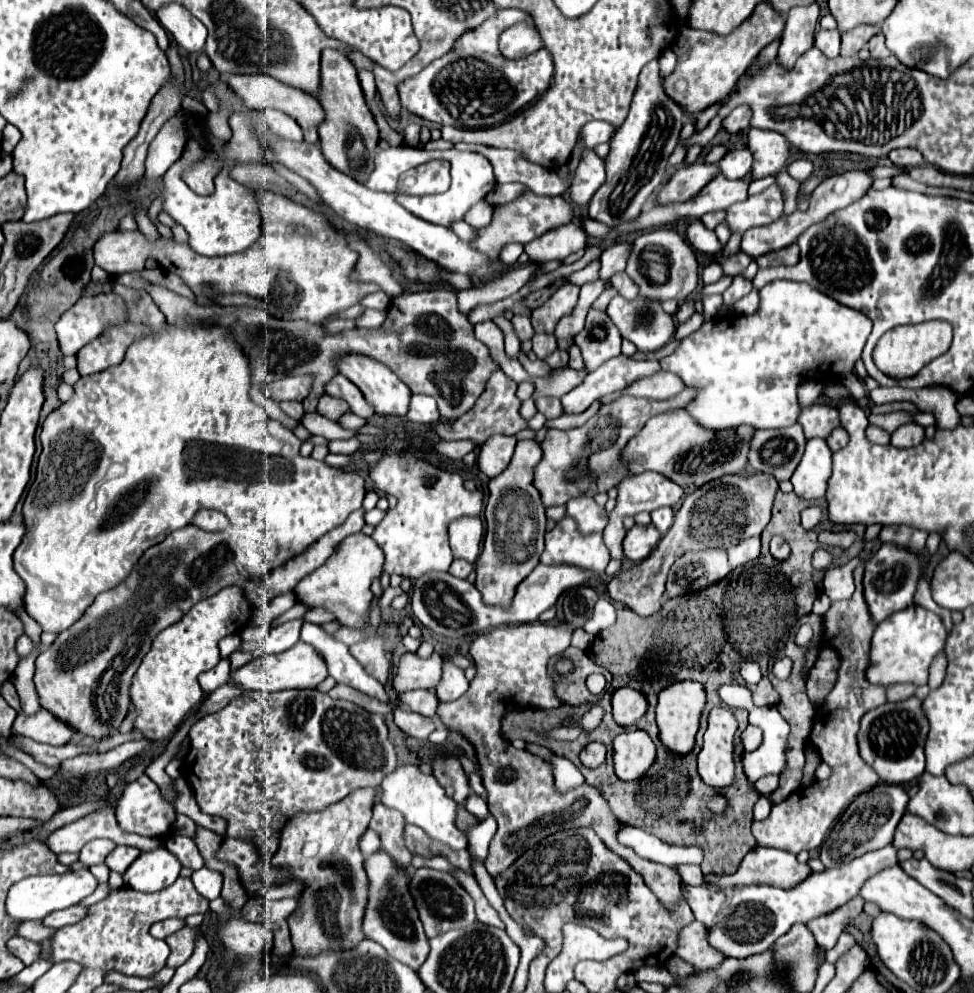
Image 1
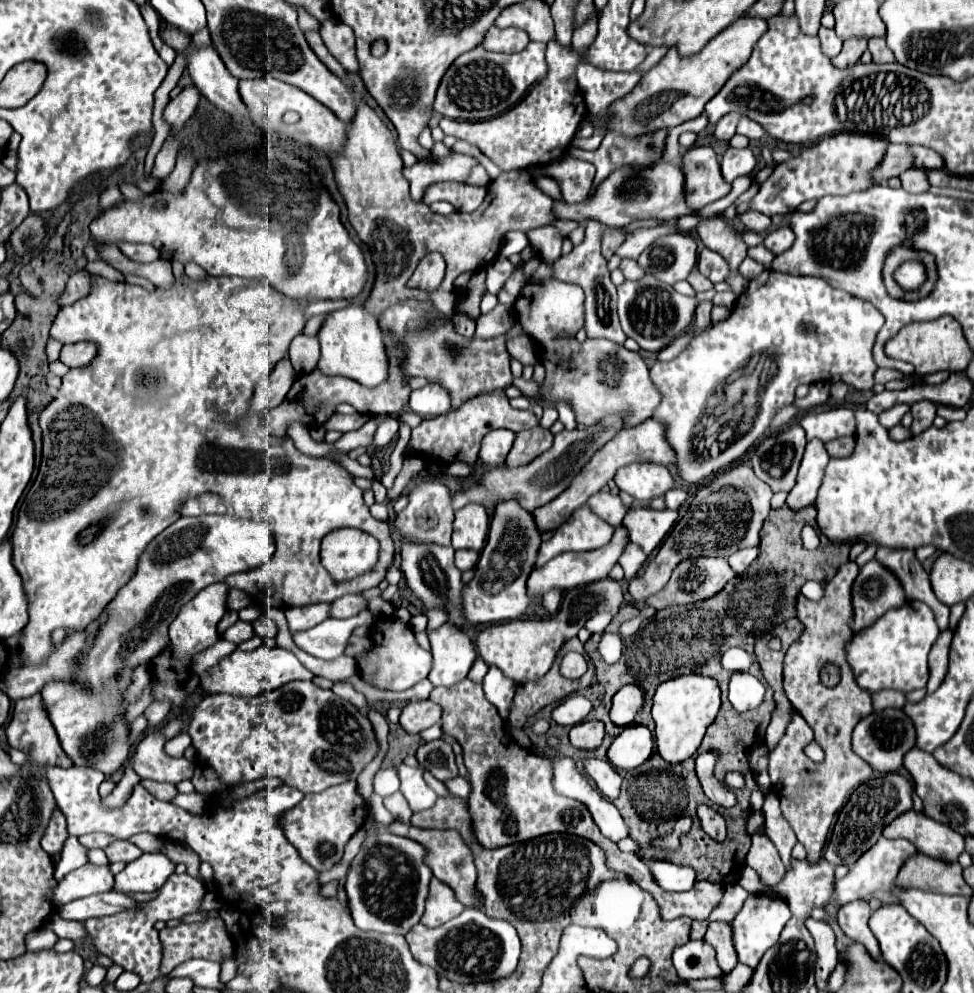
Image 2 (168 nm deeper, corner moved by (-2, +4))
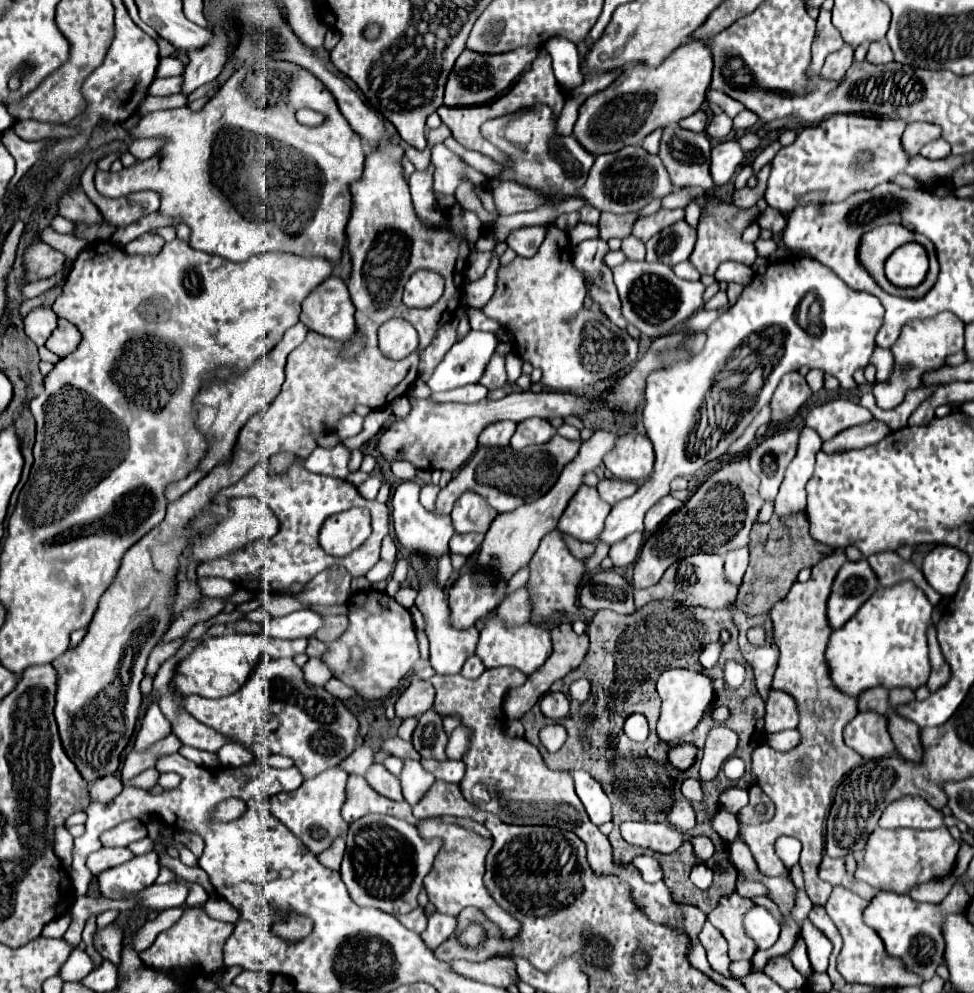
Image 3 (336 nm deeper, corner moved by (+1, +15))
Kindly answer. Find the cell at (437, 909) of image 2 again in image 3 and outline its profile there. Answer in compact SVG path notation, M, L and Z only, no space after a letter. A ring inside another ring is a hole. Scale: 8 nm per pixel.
M436 912L428 918L428 926L426 930L420 934L420 938L424 940L424 944L428 944L430 950L436 950L440 946L440 942L444 942L448 936L448 916Z

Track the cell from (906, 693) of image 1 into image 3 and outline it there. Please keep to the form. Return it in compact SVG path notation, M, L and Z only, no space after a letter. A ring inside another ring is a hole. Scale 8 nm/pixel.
M870 688L858 696L858 710L870 710L870 712L880 712L888 714L890 704L888 704L888 690L886 688Z

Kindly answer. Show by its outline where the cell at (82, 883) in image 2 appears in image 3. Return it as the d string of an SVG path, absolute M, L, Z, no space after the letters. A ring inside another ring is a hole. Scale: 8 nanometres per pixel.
M100 848L98 852L90 854L88 868L92 870L94 876L98 876L100 872L104 872L108 868L114 868L118 864L124 864L132 858L134 858L134 854L128 848Z

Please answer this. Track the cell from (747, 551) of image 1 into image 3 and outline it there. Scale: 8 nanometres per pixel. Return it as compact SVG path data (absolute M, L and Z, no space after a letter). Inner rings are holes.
M738 548L726 554L726 564L724 564L724 574L730 584L736 588L742 584L742 576L748 566L748 548Z

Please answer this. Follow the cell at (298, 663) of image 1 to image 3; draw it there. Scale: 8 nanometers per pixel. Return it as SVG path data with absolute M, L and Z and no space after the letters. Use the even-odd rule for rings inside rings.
M224 634L216 638L202 638L202 642L176 666L176 676L172 678L172 686L180 696L204 696L204 698L222 698L240 690L240 686L248 680L262 654L270 654L274 658L294 658L302 654L308 646L308 638L296 640L278 640L266 634Z

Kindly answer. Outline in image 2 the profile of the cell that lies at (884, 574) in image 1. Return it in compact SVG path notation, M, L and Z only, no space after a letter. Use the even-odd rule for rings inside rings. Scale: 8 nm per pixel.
M871 559L861 567L853 585L853 631L871 627L885 611L901 607L907 601L899 579L881 567L877 559Z

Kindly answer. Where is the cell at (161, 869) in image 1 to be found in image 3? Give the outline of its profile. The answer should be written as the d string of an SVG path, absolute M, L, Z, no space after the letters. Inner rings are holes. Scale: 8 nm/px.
M148 852L132 858L128 864L104 870L98 876L98 886L104 898L124 900L124 896L132 896L134 892L140 892L140 888L152 886L158 878L158 872L158 856L156 852Z

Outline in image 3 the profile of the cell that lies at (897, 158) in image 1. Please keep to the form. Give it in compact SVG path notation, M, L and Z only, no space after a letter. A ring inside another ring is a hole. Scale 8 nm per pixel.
M938 138L920 150L920 156L928 160L940 160L940 158L946 158L948 154L950 154L950 144L944 138Z

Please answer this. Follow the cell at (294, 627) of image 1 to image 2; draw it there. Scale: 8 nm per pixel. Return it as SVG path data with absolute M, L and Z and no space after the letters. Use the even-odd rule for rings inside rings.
M317 603L317 605L305 605L305 607L289 607L285 611L289 615L289 631L299 633L305 629L315 627L323 619L329 617L329 603Z

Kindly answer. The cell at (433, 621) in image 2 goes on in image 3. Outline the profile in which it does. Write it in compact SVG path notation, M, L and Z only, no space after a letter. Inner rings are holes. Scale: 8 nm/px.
M450 552L443 555L438 560L438 567L437 567L437 573L436 573L436 580L438 582L438 586L440 588L444 589L446 587L446 583L453 571L453 567L451 565L450 560Z

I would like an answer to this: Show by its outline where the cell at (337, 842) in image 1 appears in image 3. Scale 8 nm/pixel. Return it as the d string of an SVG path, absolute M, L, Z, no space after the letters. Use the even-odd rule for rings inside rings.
M330 768L330 772L322 772L312 780L304 780L304 784L292 792L272 796L270 810L304 842L304 846L310 852L320 854L334 842L338 832L344 830L344 826L348 826L340 816L340 808L346 796L346 780L348 774L342 768Z

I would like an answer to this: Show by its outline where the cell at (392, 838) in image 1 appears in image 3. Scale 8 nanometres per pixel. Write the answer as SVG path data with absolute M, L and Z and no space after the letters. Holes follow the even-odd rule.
M372 764L364 776L368 780L368 784L382 796L392 798L392 800L402 800L402 788L400 788L400 780L396 776L392 776L382 764Z

